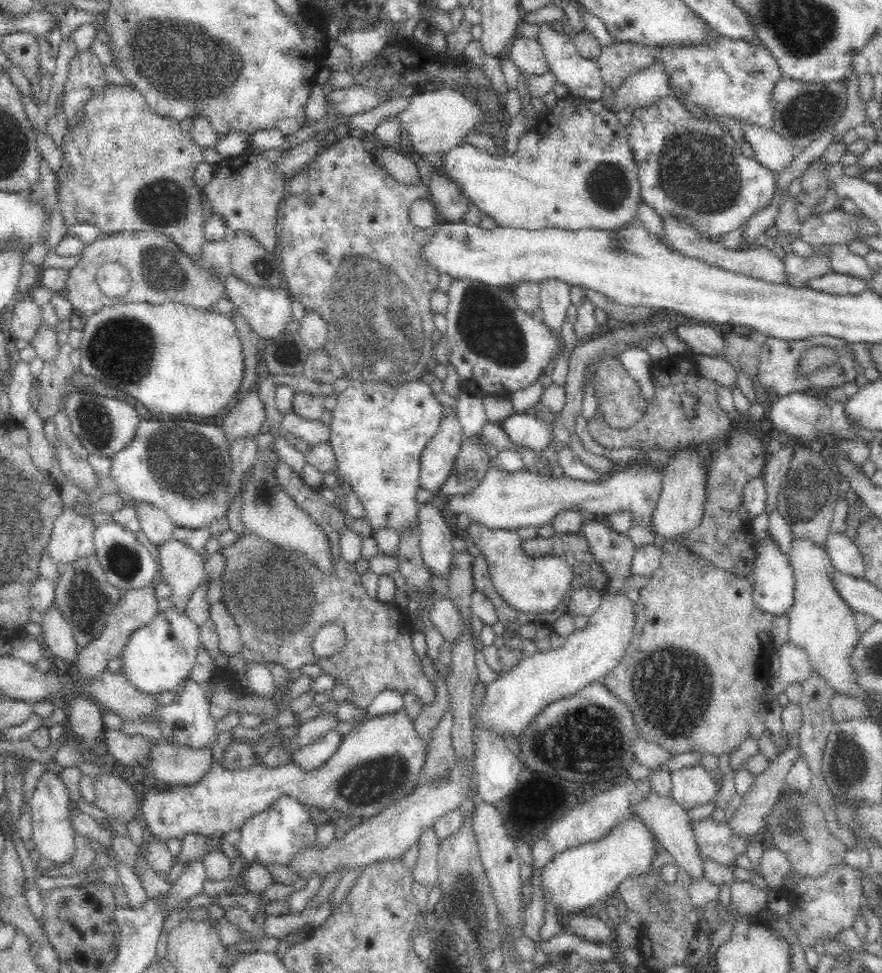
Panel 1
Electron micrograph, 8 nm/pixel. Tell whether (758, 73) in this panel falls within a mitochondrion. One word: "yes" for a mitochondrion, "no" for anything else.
yes

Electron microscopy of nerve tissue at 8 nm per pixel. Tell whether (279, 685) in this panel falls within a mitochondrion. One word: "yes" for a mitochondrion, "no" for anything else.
no

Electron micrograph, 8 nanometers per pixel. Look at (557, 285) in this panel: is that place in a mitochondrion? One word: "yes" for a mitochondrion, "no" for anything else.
no

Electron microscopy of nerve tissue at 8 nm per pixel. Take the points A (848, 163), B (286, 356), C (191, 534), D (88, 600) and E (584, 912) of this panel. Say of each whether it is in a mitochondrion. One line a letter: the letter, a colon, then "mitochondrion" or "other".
A: other
B: other
C: other
D: mitochondrion
E: other

